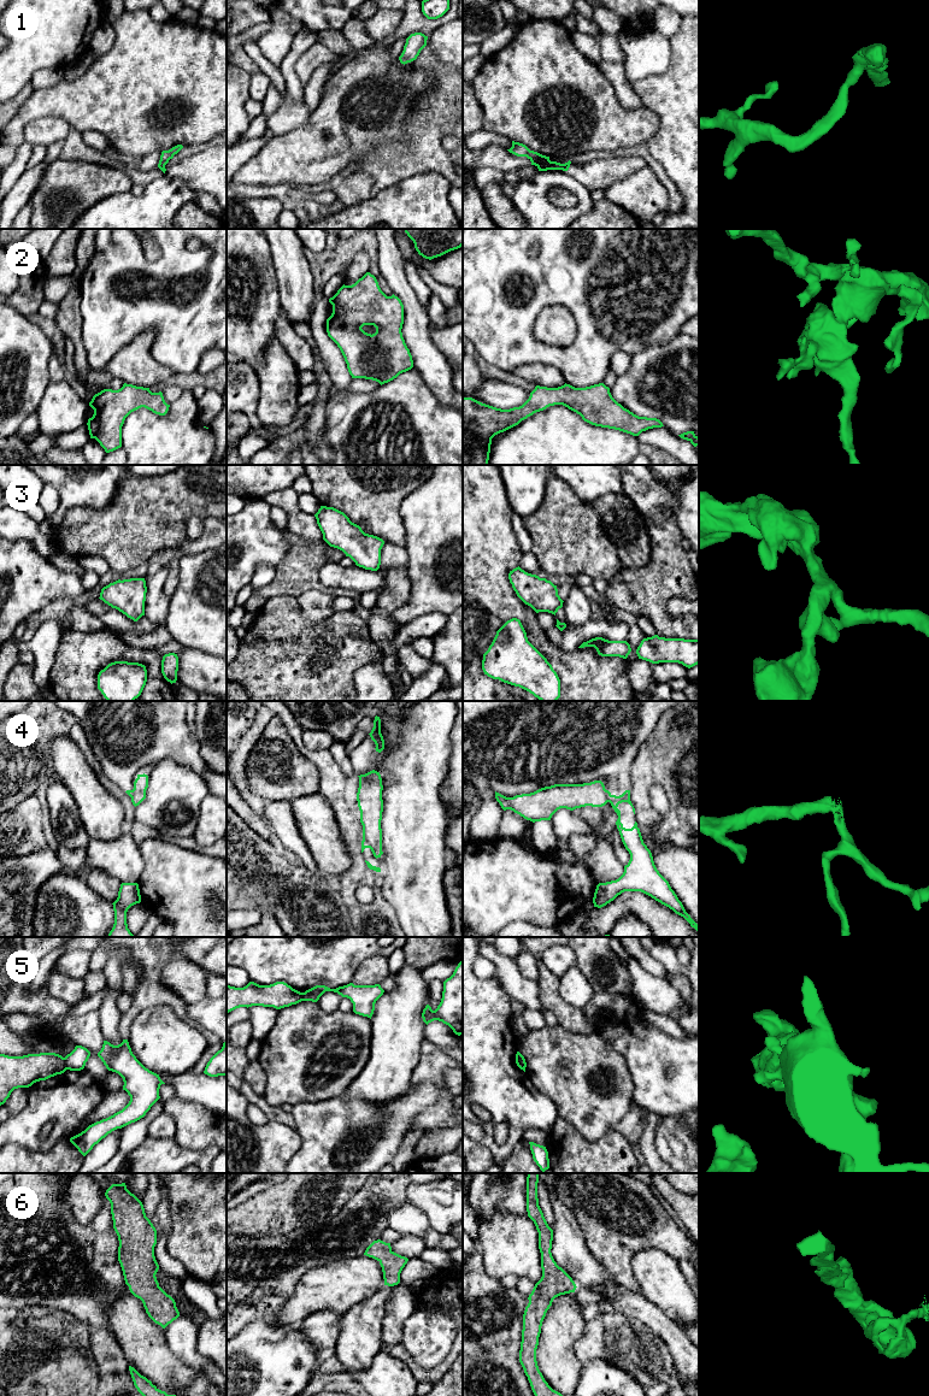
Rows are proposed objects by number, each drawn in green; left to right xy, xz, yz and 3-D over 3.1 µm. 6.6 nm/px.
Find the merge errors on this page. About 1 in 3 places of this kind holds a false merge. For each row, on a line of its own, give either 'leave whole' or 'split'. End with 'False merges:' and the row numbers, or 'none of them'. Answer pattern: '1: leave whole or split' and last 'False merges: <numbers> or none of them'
1: leave whole
2: leave whole
3: leave whole
4: split
5: split
6: leave whole
False merges: 4, 5

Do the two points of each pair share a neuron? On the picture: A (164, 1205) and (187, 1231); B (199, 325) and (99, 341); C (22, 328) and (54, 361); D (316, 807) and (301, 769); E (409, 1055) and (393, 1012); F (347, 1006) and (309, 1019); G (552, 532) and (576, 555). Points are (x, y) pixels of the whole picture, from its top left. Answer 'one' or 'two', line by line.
A: two
B: one
C: two
D: two
E: one
F: two
G: one

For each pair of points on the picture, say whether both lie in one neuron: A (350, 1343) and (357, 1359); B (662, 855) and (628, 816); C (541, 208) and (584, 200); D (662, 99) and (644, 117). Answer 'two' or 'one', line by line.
A: one
B: two
C: one
D: two

